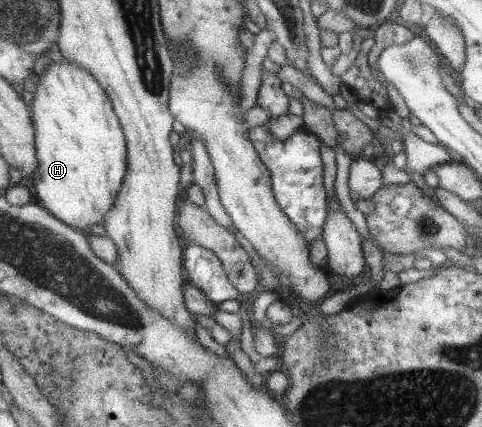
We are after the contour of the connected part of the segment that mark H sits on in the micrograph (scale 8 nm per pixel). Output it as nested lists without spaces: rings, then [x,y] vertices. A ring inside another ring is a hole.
[[[71,60],[54,63],[38,77],[29,114],[34,130],[37,167],[29,179],[29,187],[41,204],[57,219],[82,232],[90,232],[91,224],[102,225],[115,202],[126,172],[126,143],[111,101],[105,91],[86,70]]]

